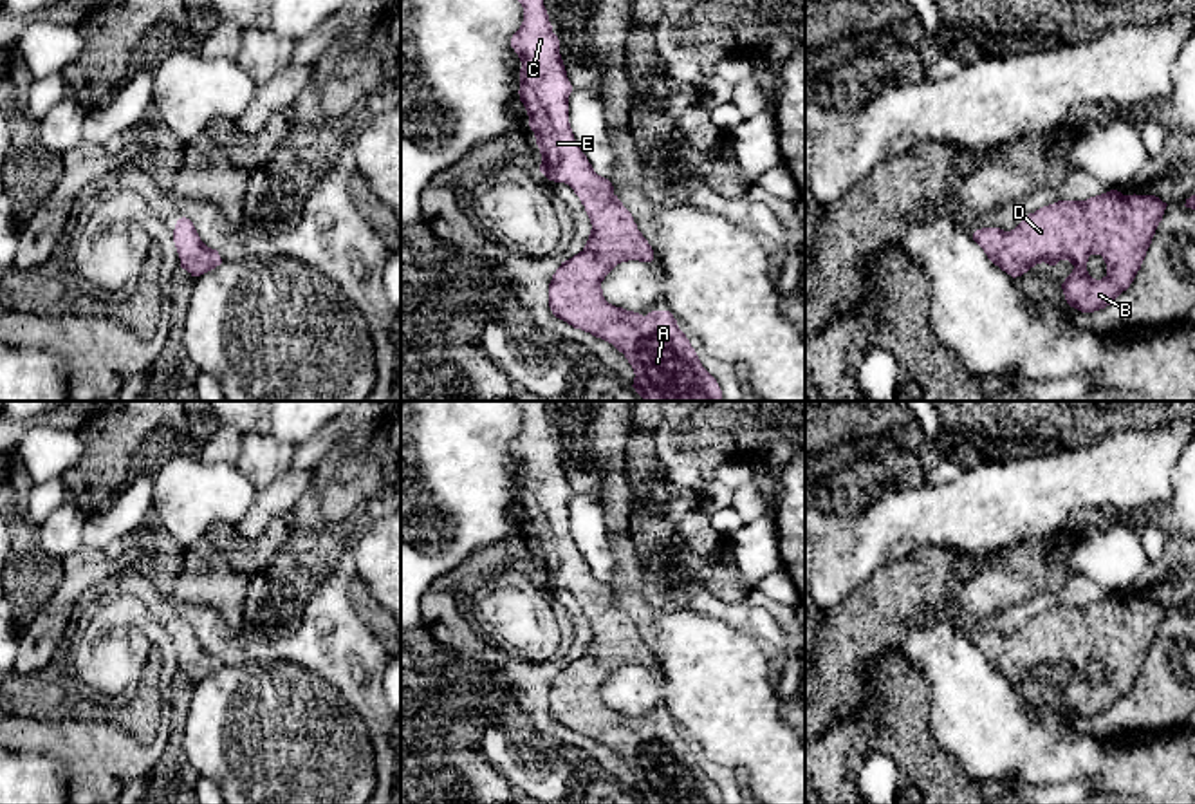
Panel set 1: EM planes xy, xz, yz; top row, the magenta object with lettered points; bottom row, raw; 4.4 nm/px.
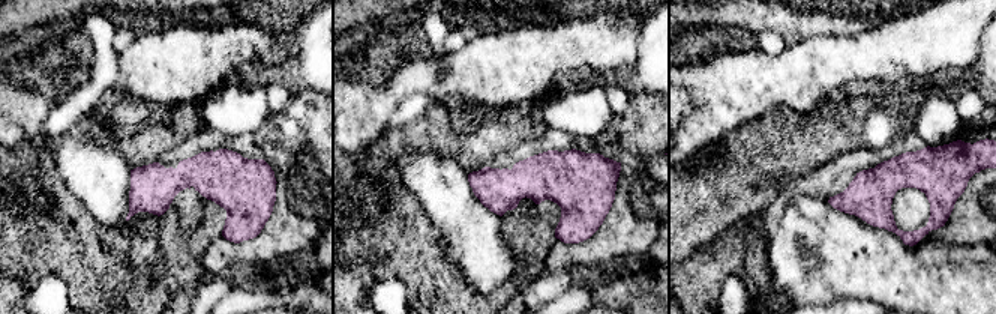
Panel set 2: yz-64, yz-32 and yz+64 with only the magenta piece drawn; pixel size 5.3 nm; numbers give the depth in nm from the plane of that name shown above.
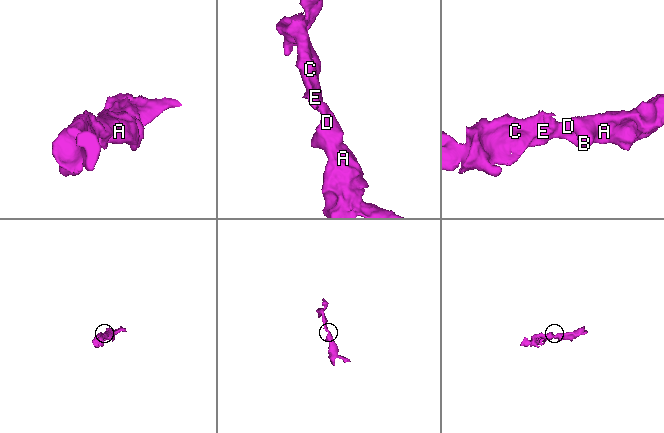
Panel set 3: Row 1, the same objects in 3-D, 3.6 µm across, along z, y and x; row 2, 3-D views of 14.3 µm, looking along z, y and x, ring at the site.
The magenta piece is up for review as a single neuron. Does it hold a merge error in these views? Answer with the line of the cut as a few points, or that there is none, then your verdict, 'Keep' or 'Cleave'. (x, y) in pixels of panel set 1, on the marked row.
No split. Keep

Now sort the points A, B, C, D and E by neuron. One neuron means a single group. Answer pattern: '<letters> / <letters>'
A B C D E

